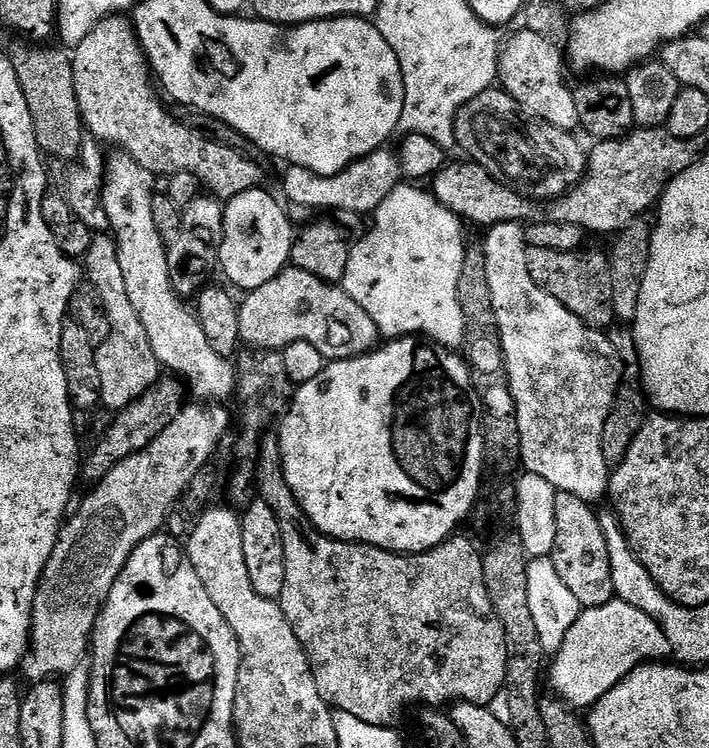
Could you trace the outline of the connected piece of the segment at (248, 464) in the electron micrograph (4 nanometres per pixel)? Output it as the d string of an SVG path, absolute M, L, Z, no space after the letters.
M253 348L239 353L234 364L236 370L236 392L250 407L244 412L244 425L240 428L240 437L236 440L236 457L232 460L232 473L228 476L228 496L231 507L236 510L249 508L256 499L256 463L260 457L260 440L269 431L272 416L266 409L260 408L264 399L279 384L286 381L286 365L282 362L282 351L270 348Z

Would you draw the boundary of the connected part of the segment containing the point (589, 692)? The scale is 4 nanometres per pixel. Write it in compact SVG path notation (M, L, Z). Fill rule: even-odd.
M614 598L608 604L581 611L561 648L551 657L546 680L565 704L588 710L634 669L645 662L663 661L669 652L666 634L650 614Z

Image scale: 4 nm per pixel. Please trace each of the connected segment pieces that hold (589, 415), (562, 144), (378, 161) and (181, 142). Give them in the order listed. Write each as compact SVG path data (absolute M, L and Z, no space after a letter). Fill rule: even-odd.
M495 224L494 227L487 229L485 236L488 237L482 241L482 247L486 258L486 282L490 284L490 298L494 302L494 314L500 331L500 345L504 351L503 371L508 372L506 383L512 391L512 403L516 406L516 431L520 434L519 459L524 460L523 471L538 474L538 478L546 478L546 482L550 482L550 486L554 486L557 492L574 494L574 498L582 498L587 504L595 505L596 500L605 499L608 496L610 465L606 462L606 458L602 458L602 426L606 418L610 418L610 410L617 404L618 393L622 387L622 381L620 381L622 365L618 354L614 346L610 346L607 335L601 329L589 328L587 324L582 323L577 316L570 314L570 310L566 310L566 306L562 306L562 302L558 302L558 298L546 294L546 290L542 290L534 282L534 278L530 278L527 265L526 232L521 225Z
M496 86L487 88L478 94L478 98L470 98L470 102L466 102L466 106L462 106L456 115L456 143L459 151L464 151L471 163L485 168L498 182L537 202L551 202L558 196L565 196L584 177L588 157L586 148L576 138L573 133L558 126L525 116L515 102Z
M383 148L356 160L346 170L336 175L315 175L304 167L289 165L282 178L282 192L287 203L292 202L302 208L318 208L320 210L340 210L354 214L375 213L378 206L403 181L399 155Z
M123 15L107 16L71 53L72 74L74 76L74 90L80 117L84 119L84 126L89 137L101 140L104 144L113 144L113 149L130 154L138 166L142 166L153 177L171 178L185 172L190 174L199 187L209 196L215 196L221 202L234 199L238 194L246 194L250 190L260 188L264 172L256 160L251 160L239 148L224 148L216 144L204 134L197 134L188 127L183 119L175 120L168 116L164 104L160 101L161 93L154 83L154 73L148 63L148 57L140 46L140 40L132 27L131 19Z

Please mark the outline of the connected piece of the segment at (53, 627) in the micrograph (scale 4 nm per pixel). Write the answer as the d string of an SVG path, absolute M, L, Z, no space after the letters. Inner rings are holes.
M196 402L185 406L178 418L174 418L174 422L170 422L170 426L166 426L166 430L162 430L162 434L158 434L158 438L154 438L146 450L120 460L114 470L95 481L93 488L96 489L81 502L76 516L74 512L67 517L36 591L33 638L22 665L22 672L29 676L30 681L64 678L85 663L90 652L90 641L96 631L96 619L100 617L106 598L110 598L110 590L114 590L114 582L118 582L118 574L122 574L130 554L138 545L146 542L146 538L157 535L167 525L168 517L173 515L175 509L172 507L175 504L177 507L183 501L186 486L194 482L194 474L209 467L208 459L215 452L216 443L224 432L220 416L212 408L215 407L201 406Z

